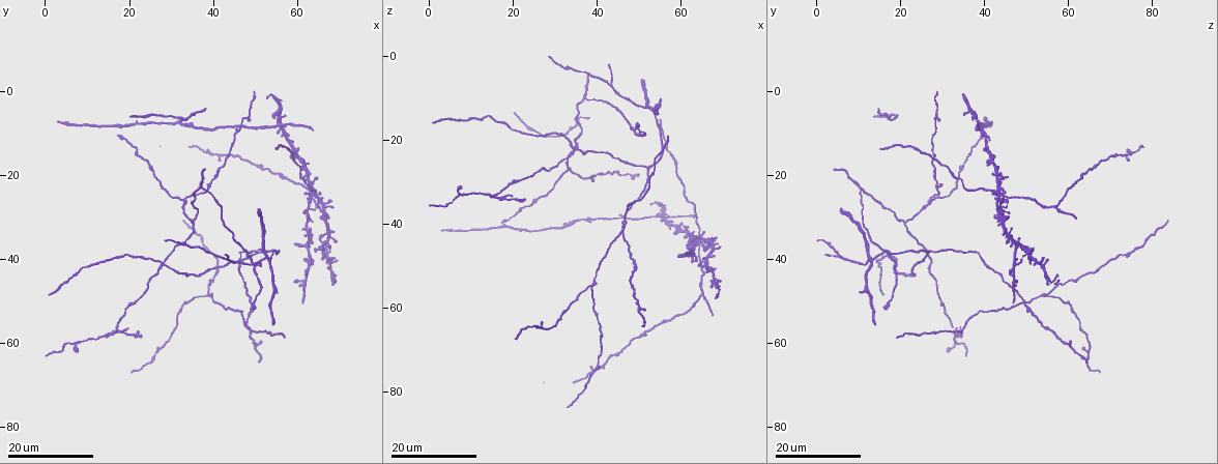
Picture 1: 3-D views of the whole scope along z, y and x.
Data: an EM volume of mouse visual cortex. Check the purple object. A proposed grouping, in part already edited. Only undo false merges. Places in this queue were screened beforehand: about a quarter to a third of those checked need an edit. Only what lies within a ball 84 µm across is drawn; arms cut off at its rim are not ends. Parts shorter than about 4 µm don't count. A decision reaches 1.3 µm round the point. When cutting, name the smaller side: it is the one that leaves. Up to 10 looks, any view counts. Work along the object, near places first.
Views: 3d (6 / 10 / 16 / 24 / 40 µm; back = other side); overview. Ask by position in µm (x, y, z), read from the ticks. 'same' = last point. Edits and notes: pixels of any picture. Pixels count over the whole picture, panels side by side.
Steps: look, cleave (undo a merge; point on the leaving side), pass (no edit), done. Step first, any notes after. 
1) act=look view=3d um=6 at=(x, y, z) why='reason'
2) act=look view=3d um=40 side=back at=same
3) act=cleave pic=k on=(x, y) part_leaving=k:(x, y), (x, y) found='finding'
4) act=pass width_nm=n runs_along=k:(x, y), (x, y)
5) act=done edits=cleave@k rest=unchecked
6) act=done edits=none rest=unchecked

act=look view=3d um=16 at=(43.5, 39.5, 6.5) why='two arms in line, one across'

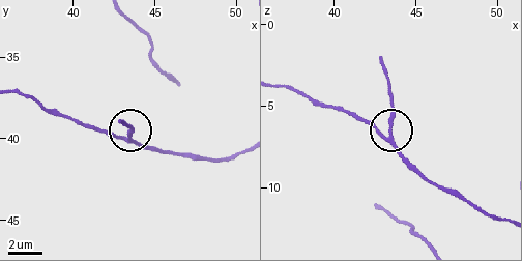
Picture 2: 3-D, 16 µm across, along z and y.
act=look view=3d um=10 at=(43.0, 39.9, 6.8)

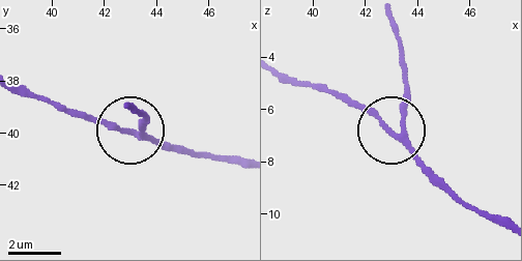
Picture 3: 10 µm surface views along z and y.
act=pass width_nm=200 found='one neuron here'

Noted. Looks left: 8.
act=look view=3d um=24 at=(52.0, 39.5, 12.5) why='small branch off a trunk'

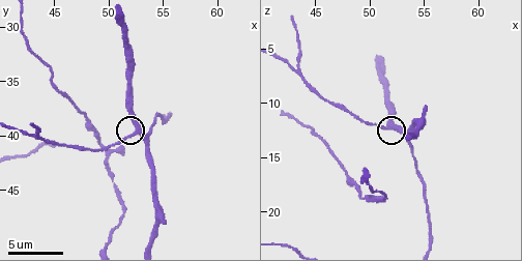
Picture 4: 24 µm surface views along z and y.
act=look view=3d um=6 at=(52.2, 40.0, 12.4) why='zoom in'

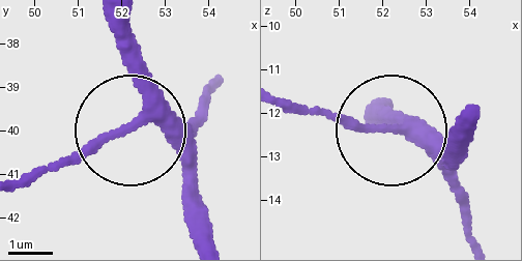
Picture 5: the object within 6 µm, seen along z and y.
act=pass side_arm_um=14 found='continuous, no second neuron'

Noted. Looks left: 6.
act=look view=3d um=16 at=(35.0, 31.5, 21.5)

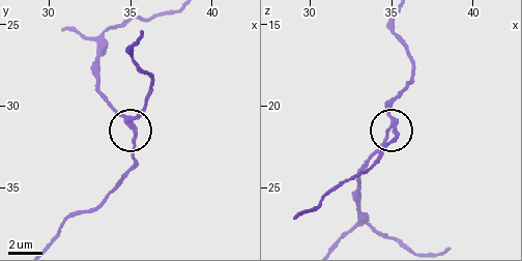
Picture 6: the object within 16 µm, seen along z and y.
act=look view=3d um=10 at=(35.1, 31.1, 20.9) why='closer look'

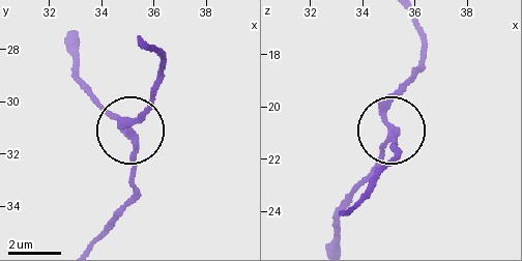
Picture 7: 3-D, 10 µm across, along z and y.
act=pass runs_along=7:(76, 36), (78, 79), (129, 133), (136, 189) found='continuous, no second neuron'

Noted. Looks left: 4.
act=look view=3d um=16 at=(37.0, 22.5, 10.5) why='arms part here'

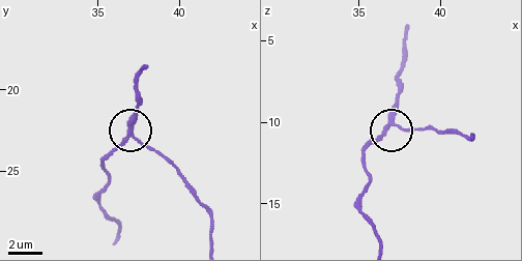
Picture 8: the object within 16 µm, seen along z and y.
act=look view=3d um=10 at=(37.1, 22.6, 9.9) why='zoom in'

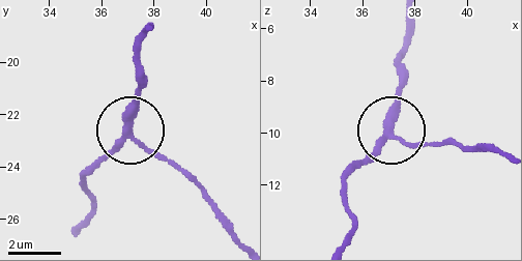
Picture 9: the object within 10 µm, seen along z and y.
act=pass side_arm_um=8 runs_along=9:(345, 239), (351, 219), (345, 185), (389, 133), (398, 67) found='continuous, no second neuron'

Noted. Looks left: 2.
act=look view=3d um=16 at=(48.5, 5.5, 28.0) why='sudden change in width'

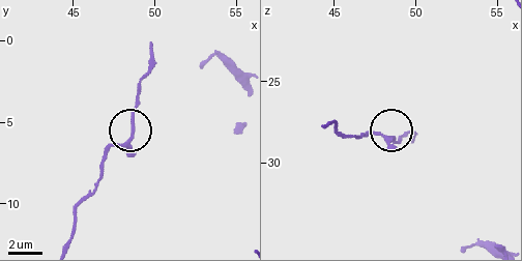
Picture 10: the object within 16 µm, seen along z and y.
act=look view=3d um=10 at=same

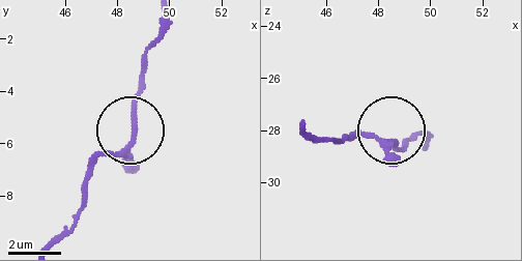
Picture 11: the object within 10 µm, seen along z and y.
act=pass width_nm=200 runs_along=11:(49, 243), (83, 204), (93, 164), (132, 137), (140, 59) found='continuous, no second neuron'

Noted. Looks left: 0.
act=done edits=none rest=unchecked

